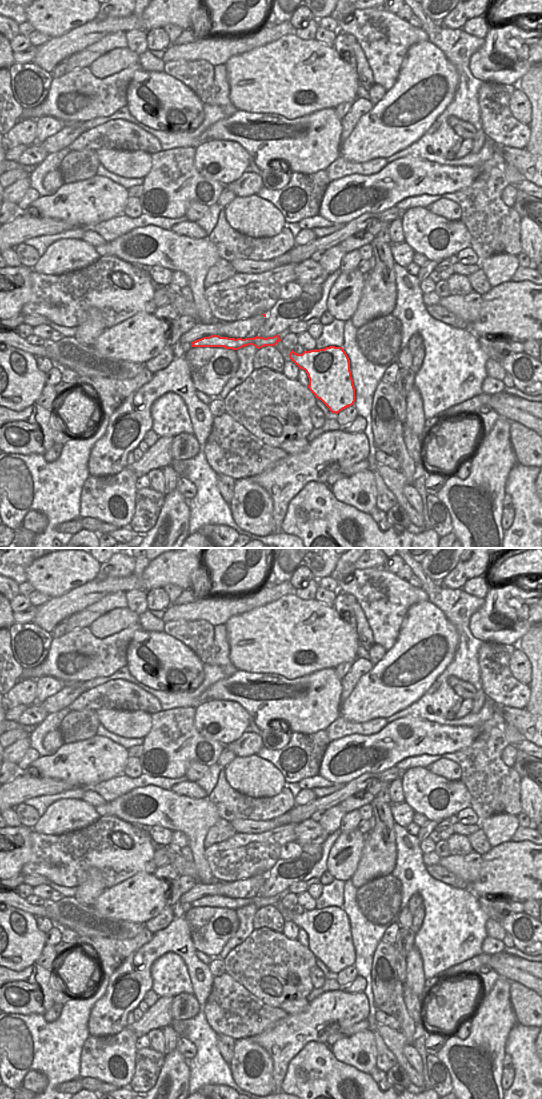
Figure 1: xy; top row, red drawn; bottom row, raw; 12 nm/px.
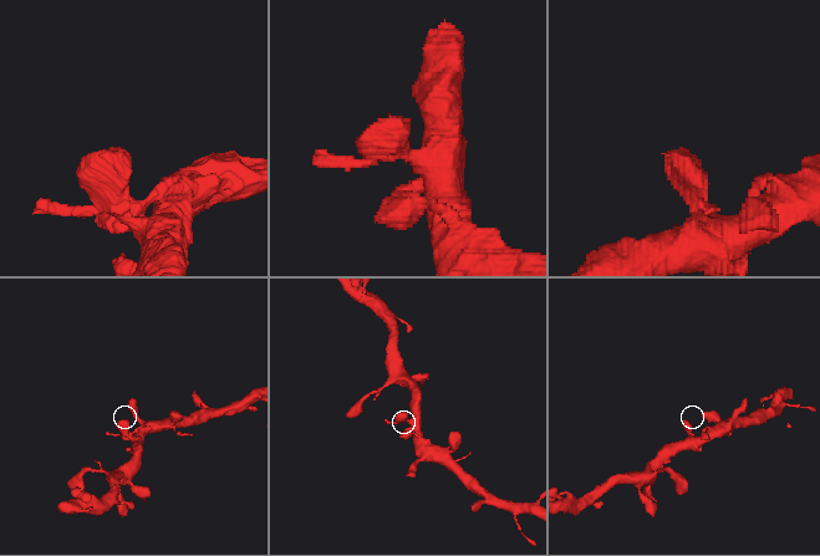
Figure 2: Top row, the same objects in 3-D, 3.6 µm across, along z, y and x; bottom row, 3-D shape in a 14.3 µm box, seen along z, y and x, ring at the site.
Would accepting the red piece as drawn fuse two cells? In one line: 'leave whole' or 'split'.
leave whole

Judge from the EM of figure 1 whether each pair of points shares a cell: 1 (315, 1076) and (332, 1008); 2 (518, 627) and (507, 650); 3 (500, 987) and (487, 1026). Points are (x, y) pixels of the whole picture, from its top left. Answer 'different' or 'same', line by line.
1: different
2: different
3: same

